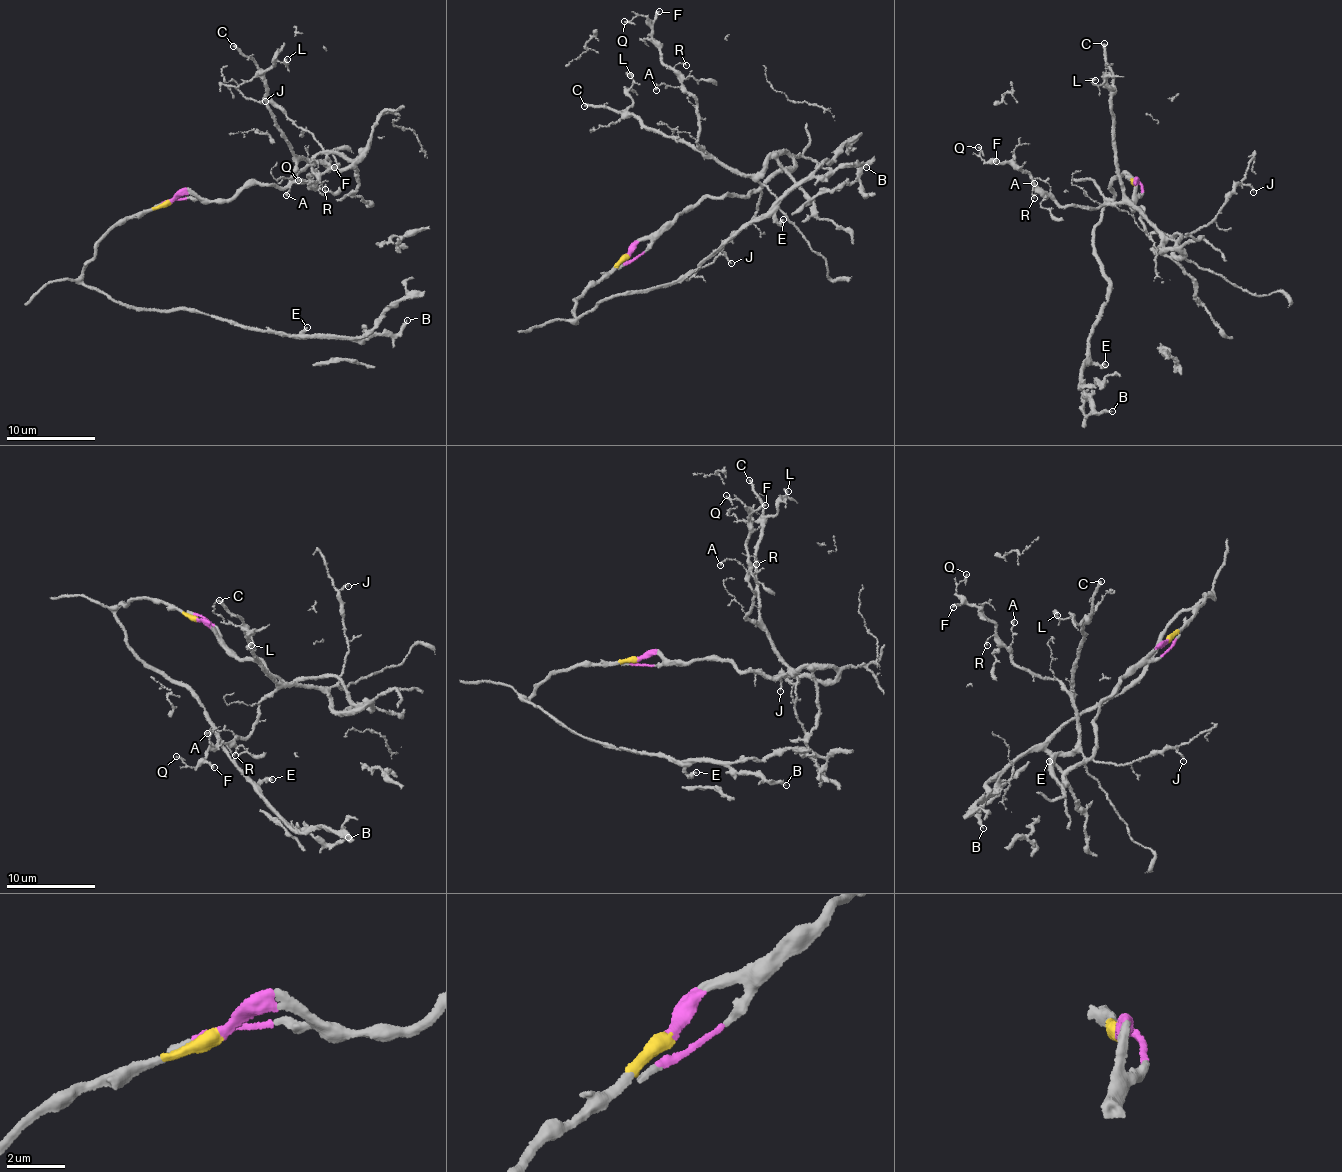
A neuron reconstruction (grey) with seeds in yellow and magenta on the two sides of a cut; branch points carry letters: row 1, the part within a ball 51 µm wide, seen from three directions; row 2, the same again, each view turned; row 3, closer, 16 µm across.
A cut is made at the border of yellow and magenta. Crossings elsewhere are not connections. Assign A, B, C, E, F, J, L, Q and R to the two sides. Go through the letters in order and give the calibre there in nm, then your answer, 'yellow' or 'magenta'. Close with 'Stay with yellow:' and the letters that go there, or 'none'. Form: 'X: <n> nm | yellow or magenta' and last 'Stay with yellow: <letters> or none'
A: 140 nm | magenta
B: 220 nm | yellow
C: 240 nm | magenta
E: 200 nm | yellow
F: 240 nm | magenta
J: 130 nm | magenta
L: 240 nm | magenta
Q: 150 nm | magenta
R: 130 nm | magenta
Stay with yellow: B, E

